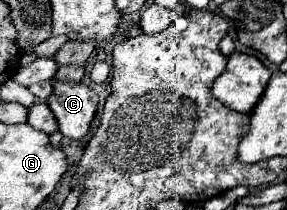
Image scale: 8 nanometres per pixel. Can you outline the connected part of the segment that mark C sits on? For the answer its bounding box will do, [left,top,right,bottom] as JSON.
[47,82,99,140]

